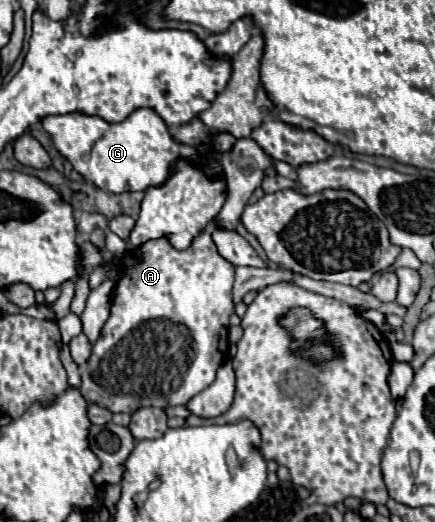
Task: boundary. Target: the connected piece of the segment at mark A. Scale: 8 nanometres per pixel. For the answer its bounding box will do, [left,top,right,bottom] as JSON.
[81,229,235,413]

